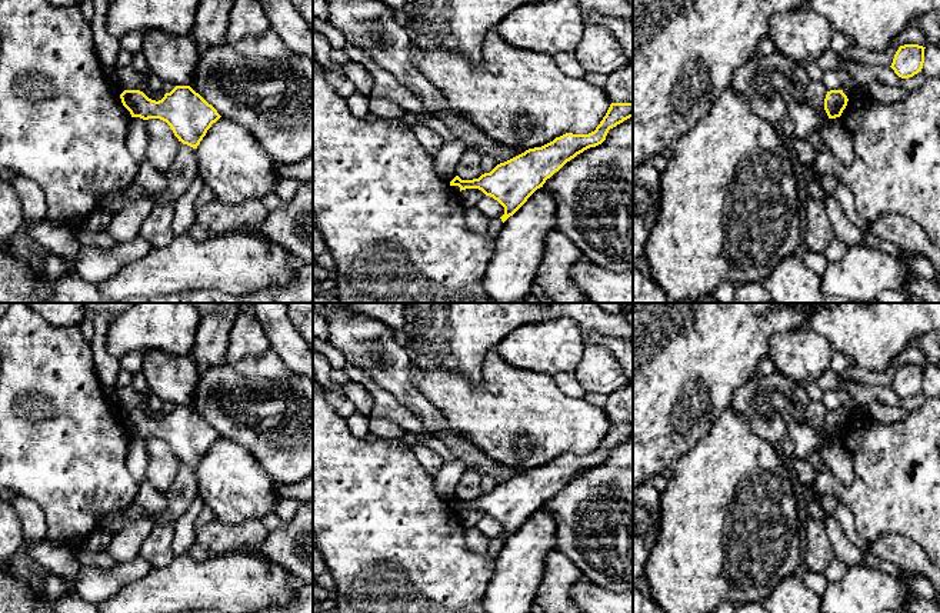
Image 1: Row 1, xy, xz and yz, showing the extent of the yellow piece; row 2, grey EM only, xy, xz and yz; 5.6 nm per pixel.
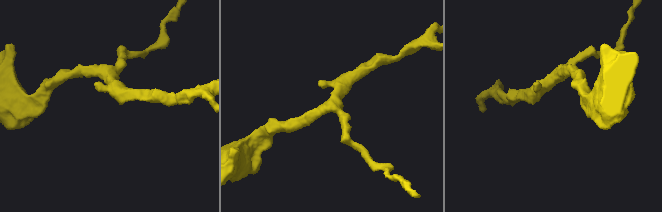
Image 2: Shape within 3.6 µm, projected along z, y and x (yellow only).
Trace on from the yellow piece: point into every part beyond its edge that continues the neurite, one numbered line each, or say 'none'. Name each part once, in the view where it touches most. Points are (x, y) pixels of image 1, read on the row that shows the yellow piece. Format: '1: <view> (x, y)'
none

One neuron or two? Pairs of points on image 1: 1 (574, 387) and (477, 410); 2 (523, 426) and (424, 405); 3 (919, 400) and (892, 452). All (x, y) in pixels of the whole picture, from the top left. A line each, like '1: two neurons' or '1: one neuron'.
1: two neurons
2: two neurons
3: two neurons

